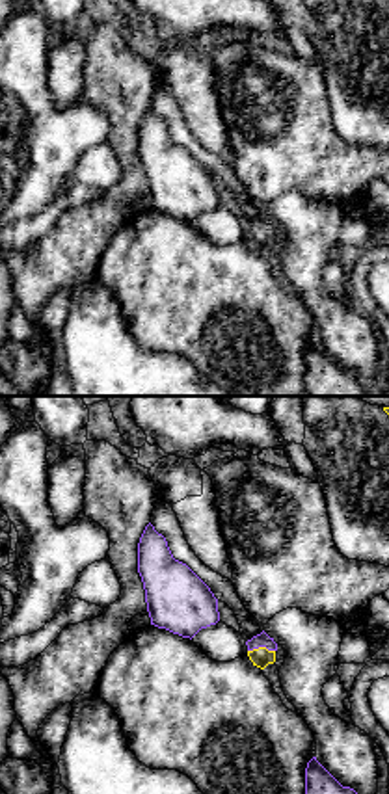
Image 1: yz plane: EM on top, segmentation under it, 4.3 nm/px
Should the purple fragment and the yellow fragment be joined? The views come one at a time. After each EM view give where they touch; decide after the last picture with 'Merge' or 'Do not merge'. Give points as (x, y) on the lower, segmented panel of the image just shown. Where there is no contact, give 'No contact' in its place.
Touches purple at (261, 646)

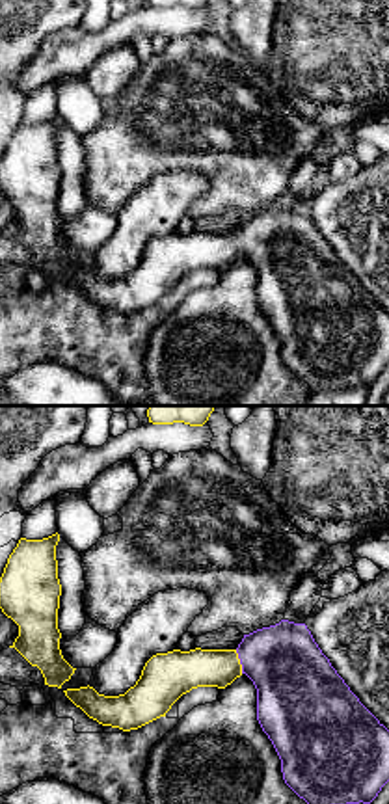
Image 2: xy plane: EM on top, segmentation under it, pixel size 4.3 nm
Touches purple at (241, 661)

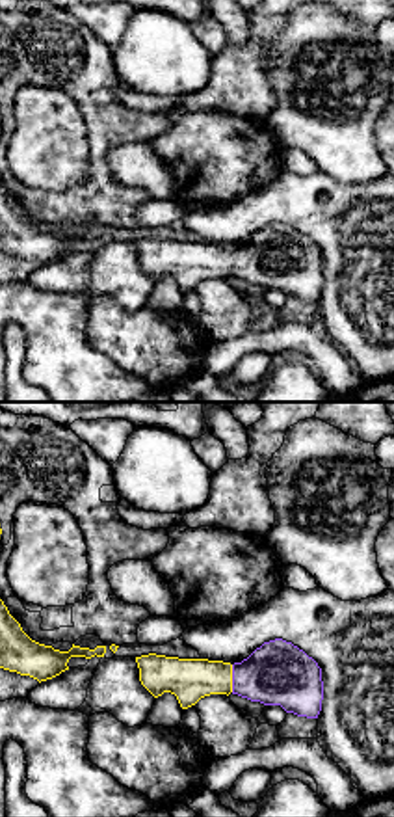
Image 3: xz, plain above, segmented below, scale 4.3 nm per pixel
Touches purple at (233, 678)

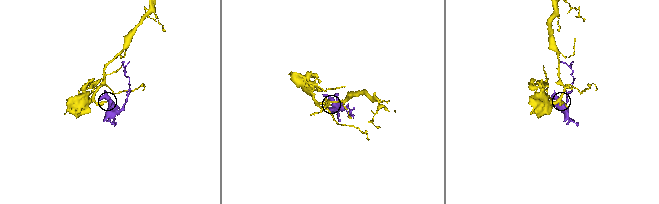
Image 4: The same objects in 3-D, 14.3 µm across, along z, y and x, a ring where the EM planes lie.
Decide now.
Merge

